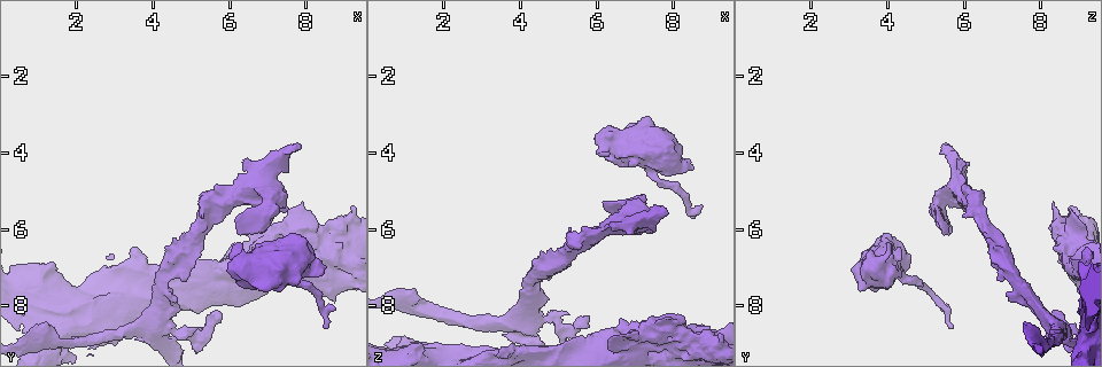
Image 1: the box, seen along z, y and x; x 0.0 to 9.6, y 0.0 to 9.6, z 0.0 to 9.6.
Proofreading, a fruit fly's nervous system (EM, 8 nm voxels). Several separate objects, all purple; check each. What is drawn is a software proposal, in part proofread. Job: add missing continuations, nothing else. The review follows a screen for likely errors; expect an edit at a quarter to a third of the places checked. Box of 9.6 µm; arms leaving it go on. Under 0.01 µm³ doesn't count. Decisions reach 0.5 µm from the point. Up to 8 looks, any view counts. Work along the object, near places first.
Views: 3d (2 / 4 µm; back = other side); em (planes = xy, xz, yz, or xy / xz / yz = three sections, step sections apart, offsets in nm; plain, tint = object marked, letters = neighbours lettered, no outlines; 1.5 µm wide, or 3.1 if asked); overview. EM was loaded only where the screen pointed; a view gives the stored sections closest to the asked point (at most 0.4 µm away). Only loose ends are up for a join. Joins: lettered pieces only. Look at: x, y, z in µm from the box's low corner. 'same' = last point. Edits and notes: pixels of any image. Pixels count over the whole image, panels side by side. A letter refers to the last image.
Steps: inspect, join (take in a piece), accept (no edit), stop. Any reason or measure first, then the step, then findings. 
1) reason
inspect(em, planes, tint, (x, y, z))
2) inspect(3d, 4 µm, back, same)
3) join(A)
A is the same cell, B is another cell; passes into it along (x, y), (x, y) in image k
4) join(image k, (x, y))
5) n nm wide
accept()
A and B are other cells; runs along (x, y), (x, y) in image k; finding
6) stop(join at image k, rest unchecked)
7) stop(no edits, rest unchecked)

an open end
inspect(3d, 2 µm, (7.55, 5.45, 6.05))

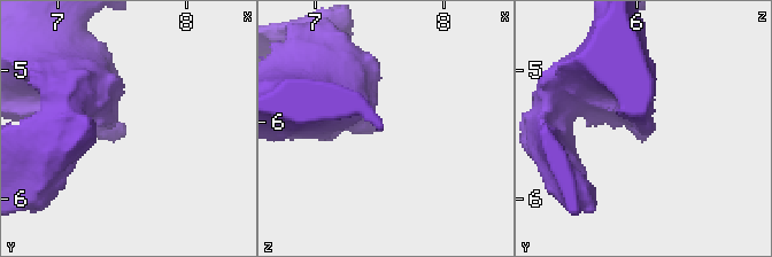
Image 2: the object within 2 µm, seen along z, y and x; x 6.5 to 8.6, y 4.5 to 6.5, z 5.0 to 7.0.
inspect(em, xy, step 8, plain, (7.50, 5.44, 6.06))

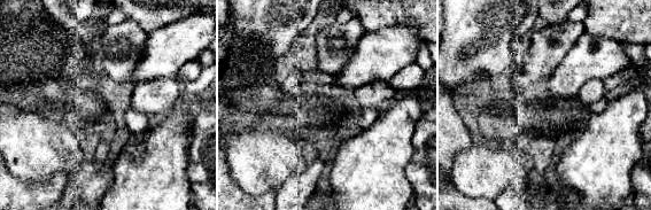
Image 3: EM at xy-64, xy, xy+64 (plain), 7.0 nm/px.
what lies round it
inspect(em, xy, step 8, letters, same)

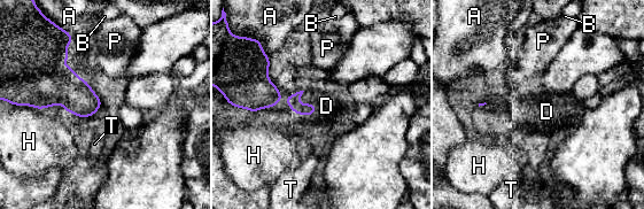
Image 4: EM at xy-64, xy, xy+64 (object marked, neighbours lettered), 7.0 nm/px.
join(D)
D is the same cell, A, B, H, P and T are other cells; passes into it along (305, 109), (308, 103), (326, 106) in image 4; it goes on there

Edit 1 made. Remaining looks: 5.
inspect(overview)

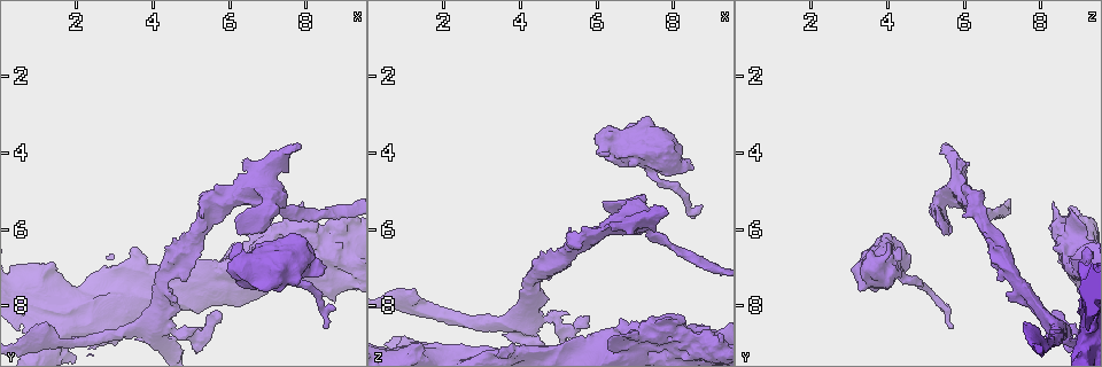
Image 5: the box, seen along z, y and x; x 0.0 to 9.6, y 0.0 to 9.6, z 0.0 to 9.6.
thin end
inspect(3d, 2 µm, back, (8.55, 8.60, 5.75))

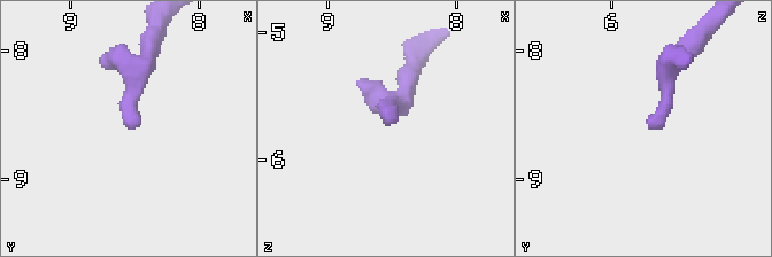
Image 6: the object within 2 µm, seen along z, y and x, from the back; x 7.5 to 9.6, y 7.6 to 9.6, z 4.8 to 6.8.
inspect(em, planes, letters, (8.52, 8.62, 5.68))

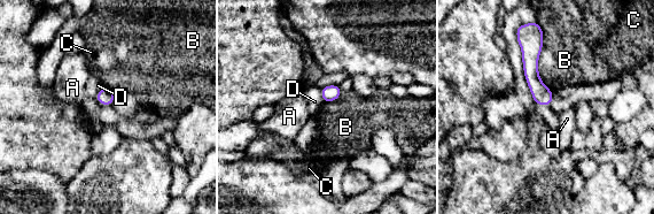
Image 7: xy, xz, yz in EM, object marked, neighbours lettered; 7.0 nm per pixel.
B touches over 420 nm
accept()
A, B, C and D are other cells; runs along (535, 39), (531, 76), (547, 102) in image 7; none of them fits

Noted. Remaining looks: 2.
an open end
inspect(em, planes, letters, (5.75, 8.30, 8.20))

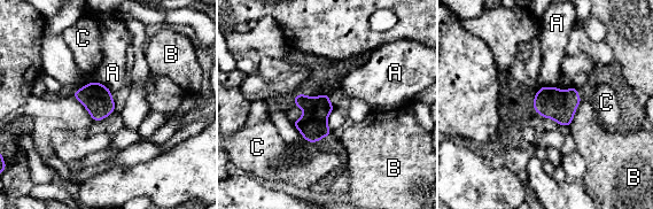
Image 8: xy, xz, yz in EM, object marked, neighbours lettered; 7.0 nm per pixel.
accept()
A, B and C are other cells; border along (96, 80), (111, 90) in image 8; no lettered piece goes on from it

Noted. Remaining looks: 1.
stop(join at image 4, rest unchecked)

